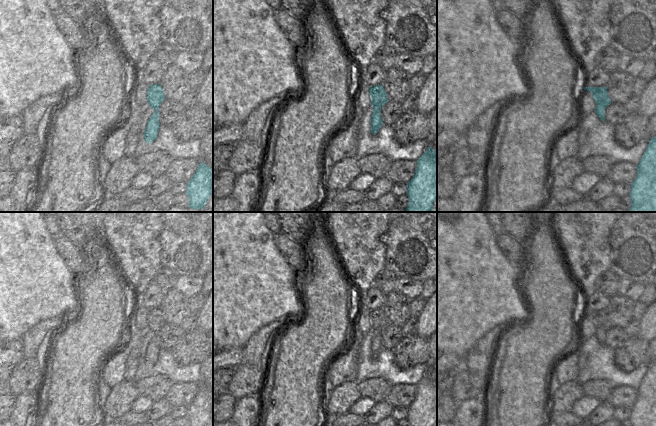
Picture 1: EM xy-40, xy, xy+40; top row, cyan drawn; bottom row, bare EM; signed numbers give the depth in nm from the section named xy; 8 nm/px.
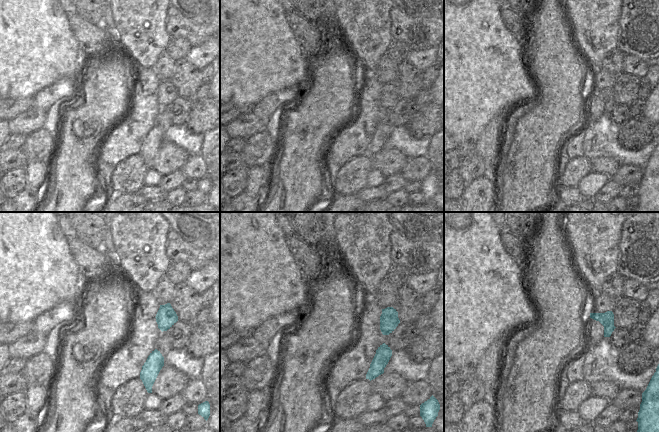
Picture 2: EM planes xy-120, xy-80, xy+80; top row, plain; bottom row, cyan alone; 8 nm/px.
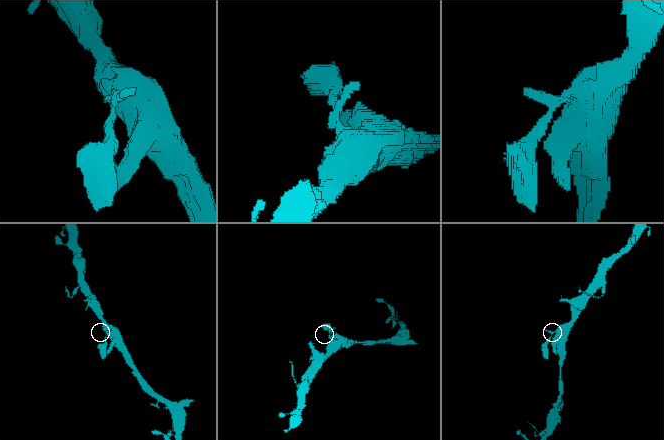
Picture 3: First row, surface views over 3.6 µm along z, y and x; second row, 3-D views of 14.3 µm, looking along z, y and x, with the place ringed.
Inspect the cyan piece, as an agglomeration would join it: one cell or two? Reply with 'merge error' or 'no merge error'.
no merge error

